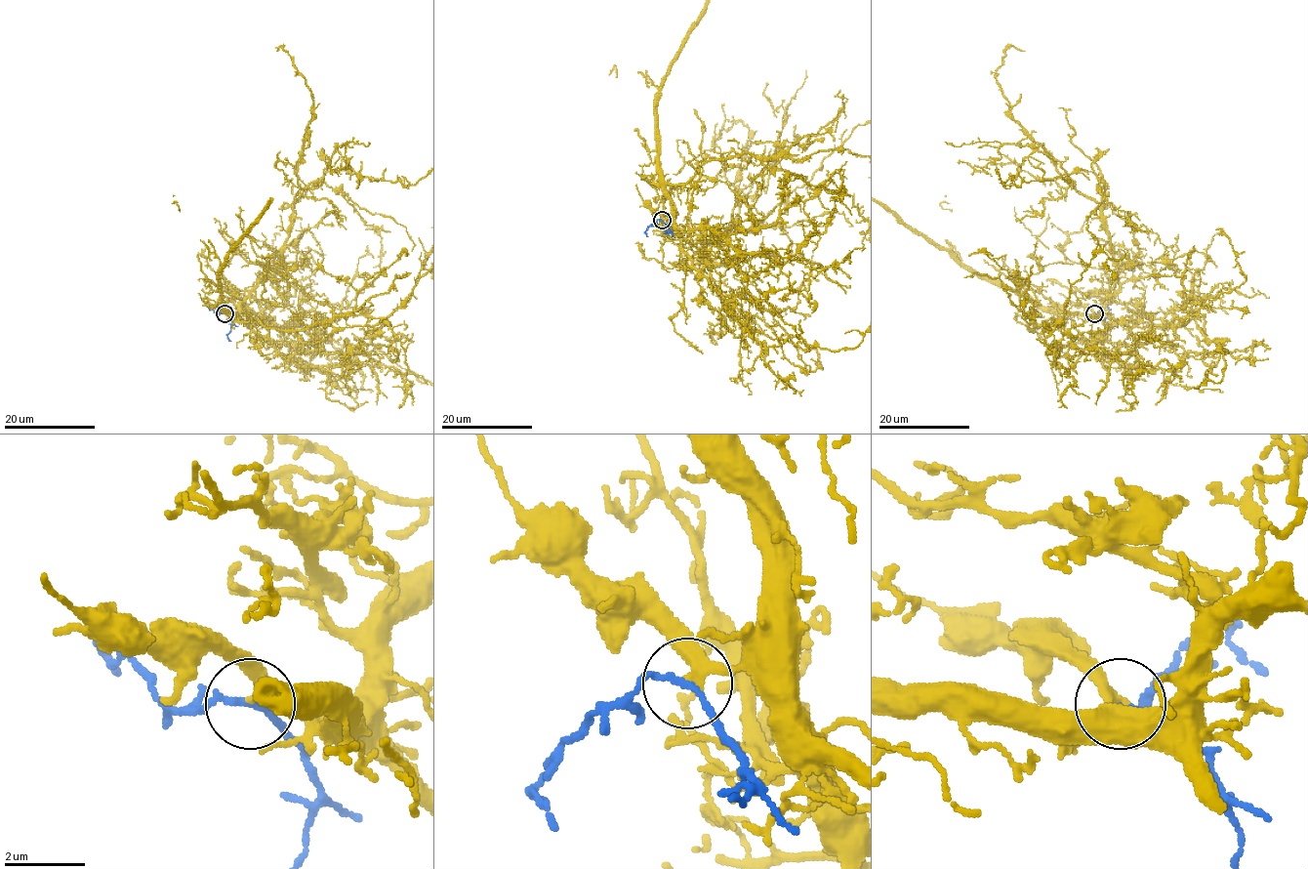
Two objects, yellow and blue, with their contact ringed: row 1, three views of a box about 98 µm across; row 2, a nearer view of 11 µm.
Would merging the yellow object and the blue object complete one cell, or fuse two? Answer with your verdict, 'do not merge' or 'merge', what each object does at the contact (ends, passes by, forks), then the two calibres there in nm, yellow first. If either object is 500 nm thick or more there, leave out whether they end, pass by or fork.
merge | yellow passes by | blue passes by | 240/140 nm

